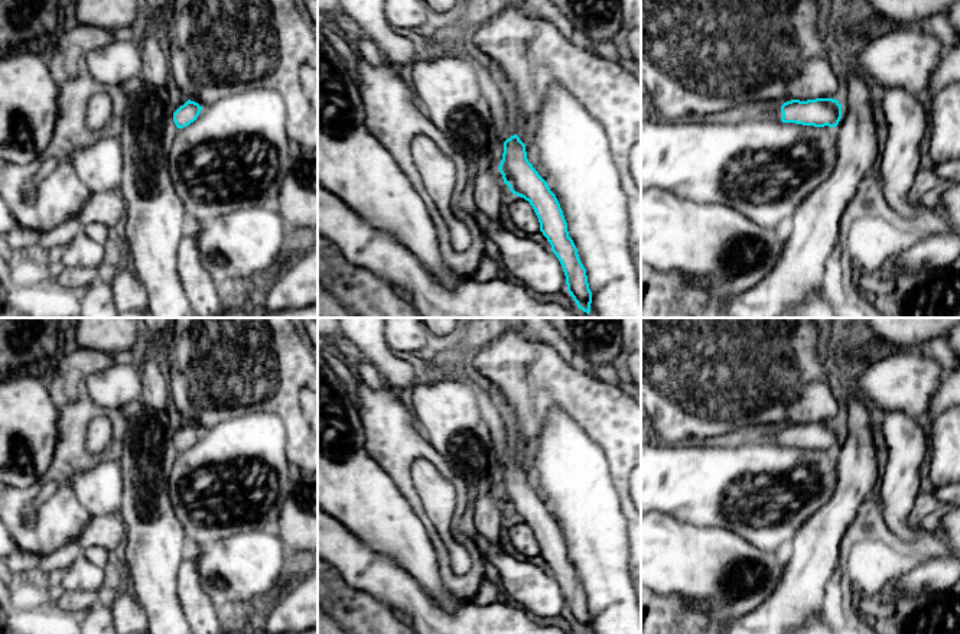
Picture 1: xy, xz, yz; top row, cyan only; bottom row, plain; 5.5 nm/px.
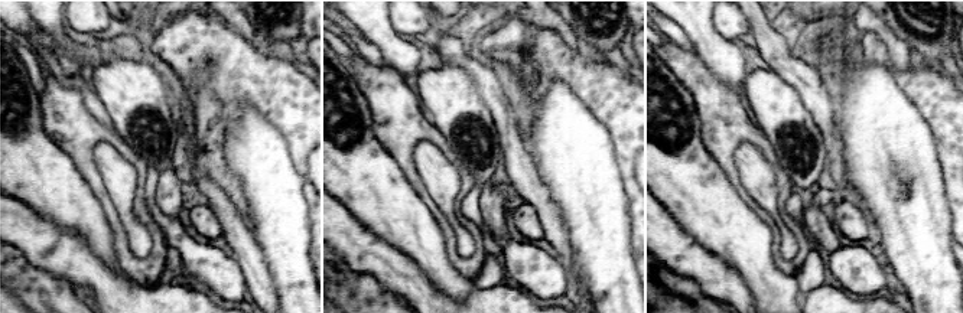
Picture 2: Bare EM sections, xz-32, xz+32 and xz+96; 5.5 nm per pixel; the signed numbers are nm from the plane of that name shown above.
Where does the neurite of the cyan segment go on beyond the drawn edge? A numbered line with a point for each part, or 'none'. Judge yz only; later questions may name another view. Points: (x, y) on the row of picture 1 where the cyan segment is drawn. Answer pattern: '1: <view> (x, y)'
1: yz (774, 111)

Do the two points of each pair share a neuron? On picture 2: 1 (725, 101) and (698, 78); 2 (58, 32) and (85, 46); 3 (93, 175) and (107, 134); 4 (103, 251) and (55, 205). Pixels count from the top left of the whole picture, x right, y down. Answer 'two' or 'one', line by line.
1: one
2: one
3: one
4: one

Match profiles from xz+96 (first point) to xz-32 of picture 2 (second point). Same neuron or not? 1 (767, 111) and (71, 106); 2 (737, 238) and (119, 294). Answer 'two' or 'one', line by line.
1: two
2: two

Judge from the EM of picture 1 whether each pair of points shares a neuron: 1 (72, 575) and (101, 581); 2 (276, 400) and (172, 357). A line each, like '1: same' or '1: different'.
1: same
2: same

